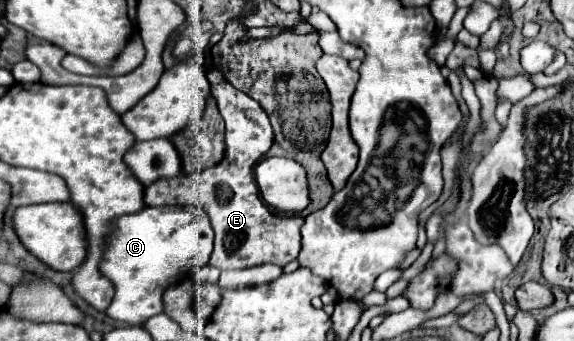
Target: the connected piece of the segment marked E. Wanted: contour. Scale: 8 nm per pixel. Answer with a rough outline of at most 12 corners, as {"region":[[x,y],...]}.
{"region":[[212,87],[222,161],[158,179],[146,205],[202,207],[212,267],[284,267],[302,215],[278,215],[254,167],[274,133],[258,101]]}

